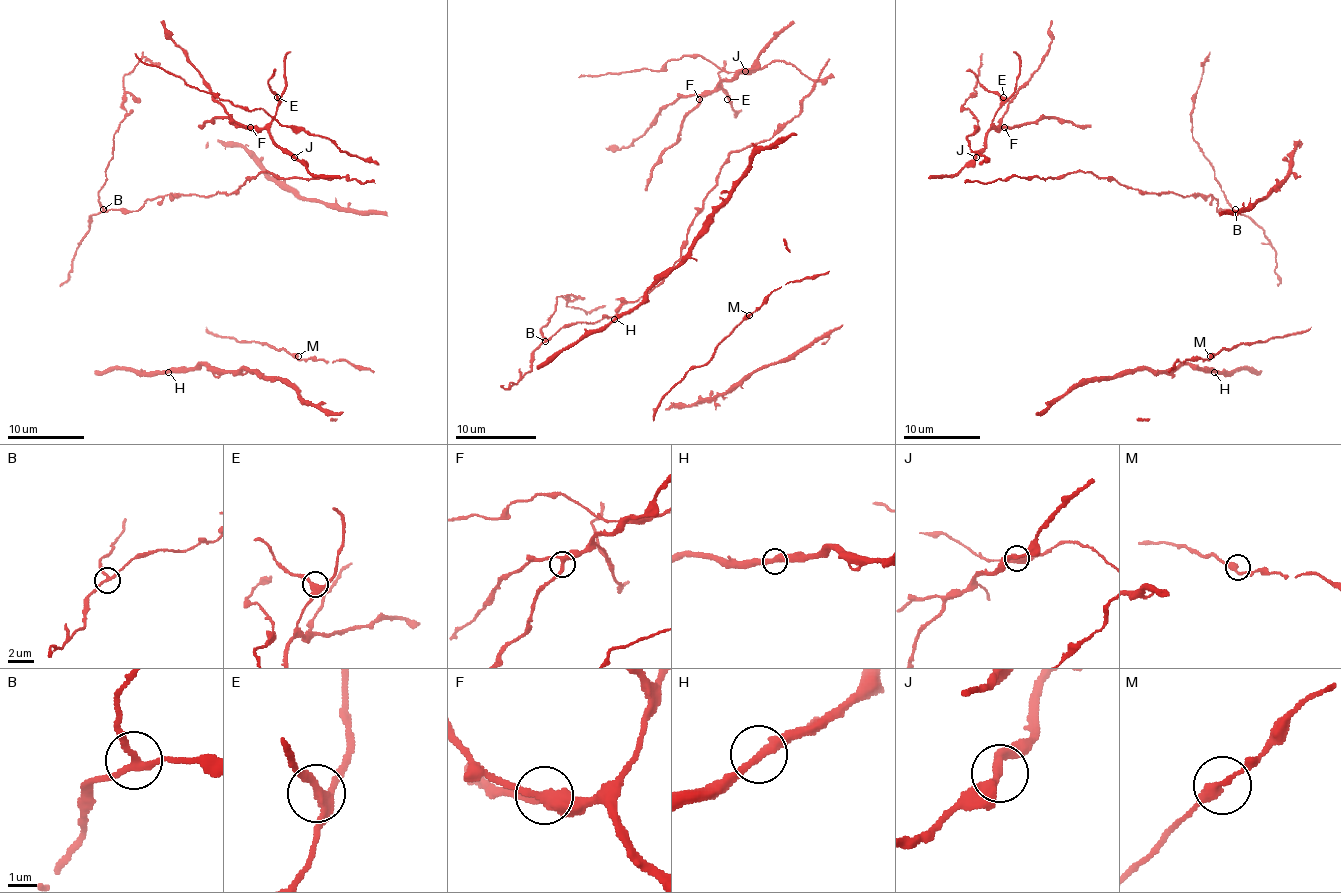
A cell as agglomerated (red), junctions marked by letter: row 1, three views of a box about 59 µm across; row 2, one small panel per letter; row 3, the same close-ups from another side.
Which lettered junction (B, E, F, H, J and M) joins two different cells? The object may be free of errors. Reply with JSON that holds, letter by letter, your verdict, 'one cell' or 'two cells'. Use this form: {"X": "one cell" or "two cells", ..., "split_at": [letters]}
{"B": "one cell", "E": "one cell", "F": "two cells", "H": "one cell", "J": "one cell", "M": "one cell", "split_at": ["F"]}

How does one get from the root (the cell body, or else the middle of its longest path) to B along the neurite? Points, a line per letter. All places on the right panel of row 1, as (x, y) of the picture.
B: (1208, 196), (1218, 200), (1218, 211), (1235, 209)

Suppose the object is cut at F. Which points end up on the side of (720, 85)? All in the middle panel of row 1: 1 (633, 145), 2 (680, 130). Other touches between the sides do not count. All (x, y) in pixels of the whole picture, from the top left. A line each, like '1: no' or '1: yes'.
1: yes
2: no

